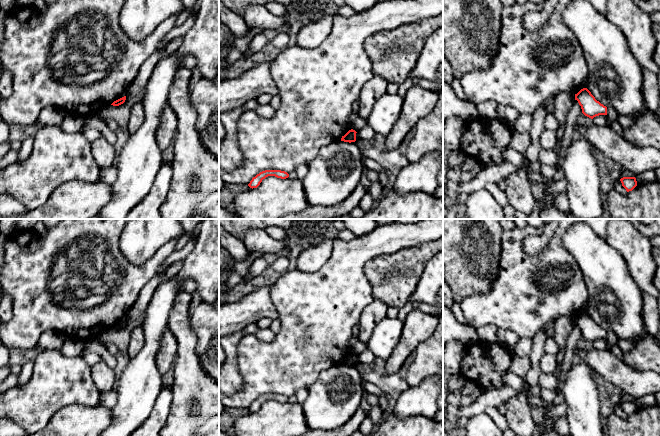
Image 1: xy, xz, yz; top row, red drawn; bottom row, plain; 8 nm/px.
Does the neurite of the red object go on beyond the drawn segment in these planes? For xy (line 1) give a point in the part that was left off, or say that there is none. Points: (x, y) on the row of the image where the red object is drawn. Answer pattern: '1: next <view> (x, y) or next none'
1: next none

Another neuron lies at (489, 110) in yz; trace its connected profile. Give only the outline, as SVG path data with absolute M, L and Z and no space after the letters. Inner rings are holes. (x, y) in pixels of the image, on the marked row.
M490 100L488 102L482 102L476 105L476 109L479 116L487 119L493 119L497 116L498 104L495 101Z

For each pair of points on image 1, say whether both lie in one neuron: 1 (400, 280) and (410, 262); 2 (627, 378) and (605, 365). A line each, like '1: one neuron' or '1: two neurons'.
1: one neuron
2: one neuron

